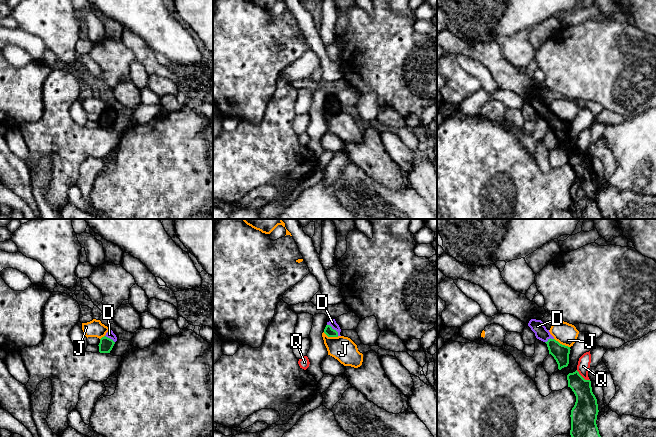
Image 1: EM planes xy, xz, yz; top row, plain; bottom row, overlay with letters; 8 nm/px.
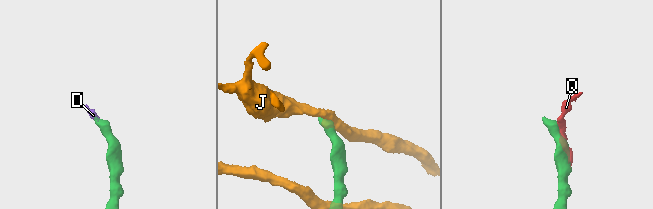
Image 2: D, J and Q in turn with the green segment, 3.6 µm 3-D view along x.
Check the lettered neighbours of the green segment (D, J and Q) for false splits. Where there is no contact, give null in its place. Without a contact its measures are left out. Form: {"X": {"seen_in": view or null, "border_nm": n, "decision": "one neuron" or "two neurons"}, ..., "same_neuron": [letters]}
{"D": {"seen_in": "xz", "border_nm": 130, "decision": "one neuron"}, "J": {"seen_in": "yz", "border_nm": 150, "decision": "two neurons"}, "Q": {"seen_in": "yz", "border_nm": 140, "decision": "two neurons"}, "same_neuron": ["D"]}

